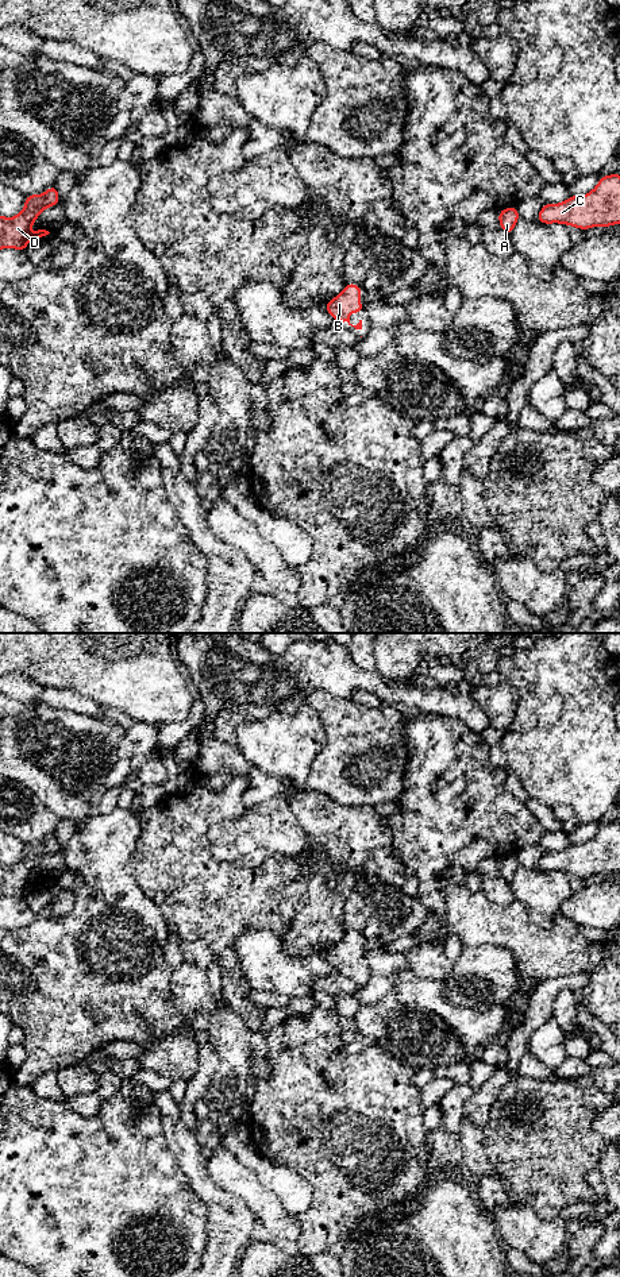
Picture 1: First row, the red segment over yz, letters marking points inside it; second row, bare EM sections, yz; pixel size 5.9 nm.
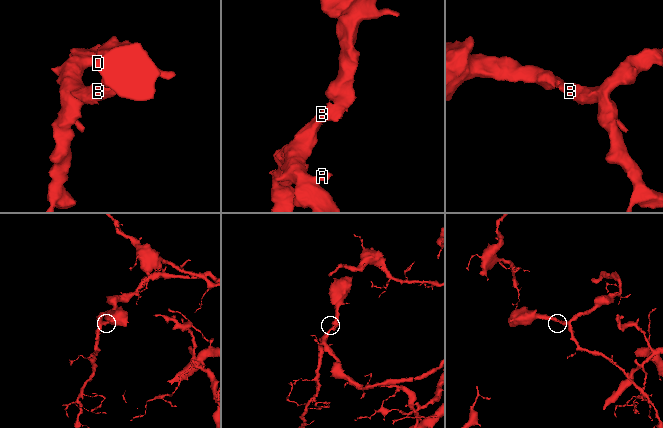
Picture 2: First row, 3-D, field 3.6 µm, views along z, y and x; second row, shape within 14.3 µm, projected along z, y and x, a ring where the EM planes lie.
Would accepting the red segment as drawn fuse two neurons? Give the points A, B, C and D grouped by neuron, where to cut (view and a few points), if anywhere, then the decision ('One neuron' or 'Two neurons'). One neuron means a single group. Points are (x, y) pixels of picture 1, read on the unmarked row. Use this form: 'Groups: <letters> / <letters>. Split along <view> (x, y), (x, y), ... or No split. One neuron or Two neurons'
Groups: A B C D. No split. One neuron

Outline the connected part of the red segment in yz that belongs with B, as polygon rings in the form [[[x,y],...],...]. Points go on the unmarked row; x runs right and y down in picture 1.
[[[346,931],[344,937],[324,953],[324,957],[334,965],[336,971],[347,969],[355,977],[362,977],[362,968],[357,973],[350,971],[353,960],[362,961],[363,953],[359,950],[362,937],[357,931]]]

